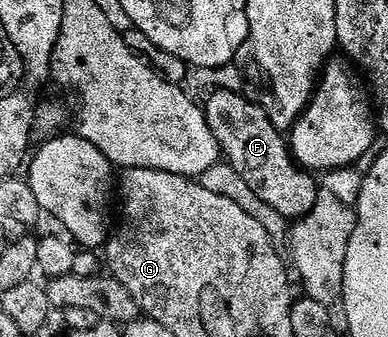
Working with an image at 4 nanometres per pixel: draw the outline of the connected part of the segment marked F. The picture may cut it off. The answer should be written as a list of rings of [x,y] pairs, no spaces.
[[[218,88],[208,94],[204,102],[205,118],[215,135],[224,160],[239,171],[247,184],[263,202],[275,207],[288,219],[300,219],[316,207],[319,181],[312,172],[302,168],[290,149],[286,134],[269,118],[269,112],[256,100],[248,101],[229,89]]]

